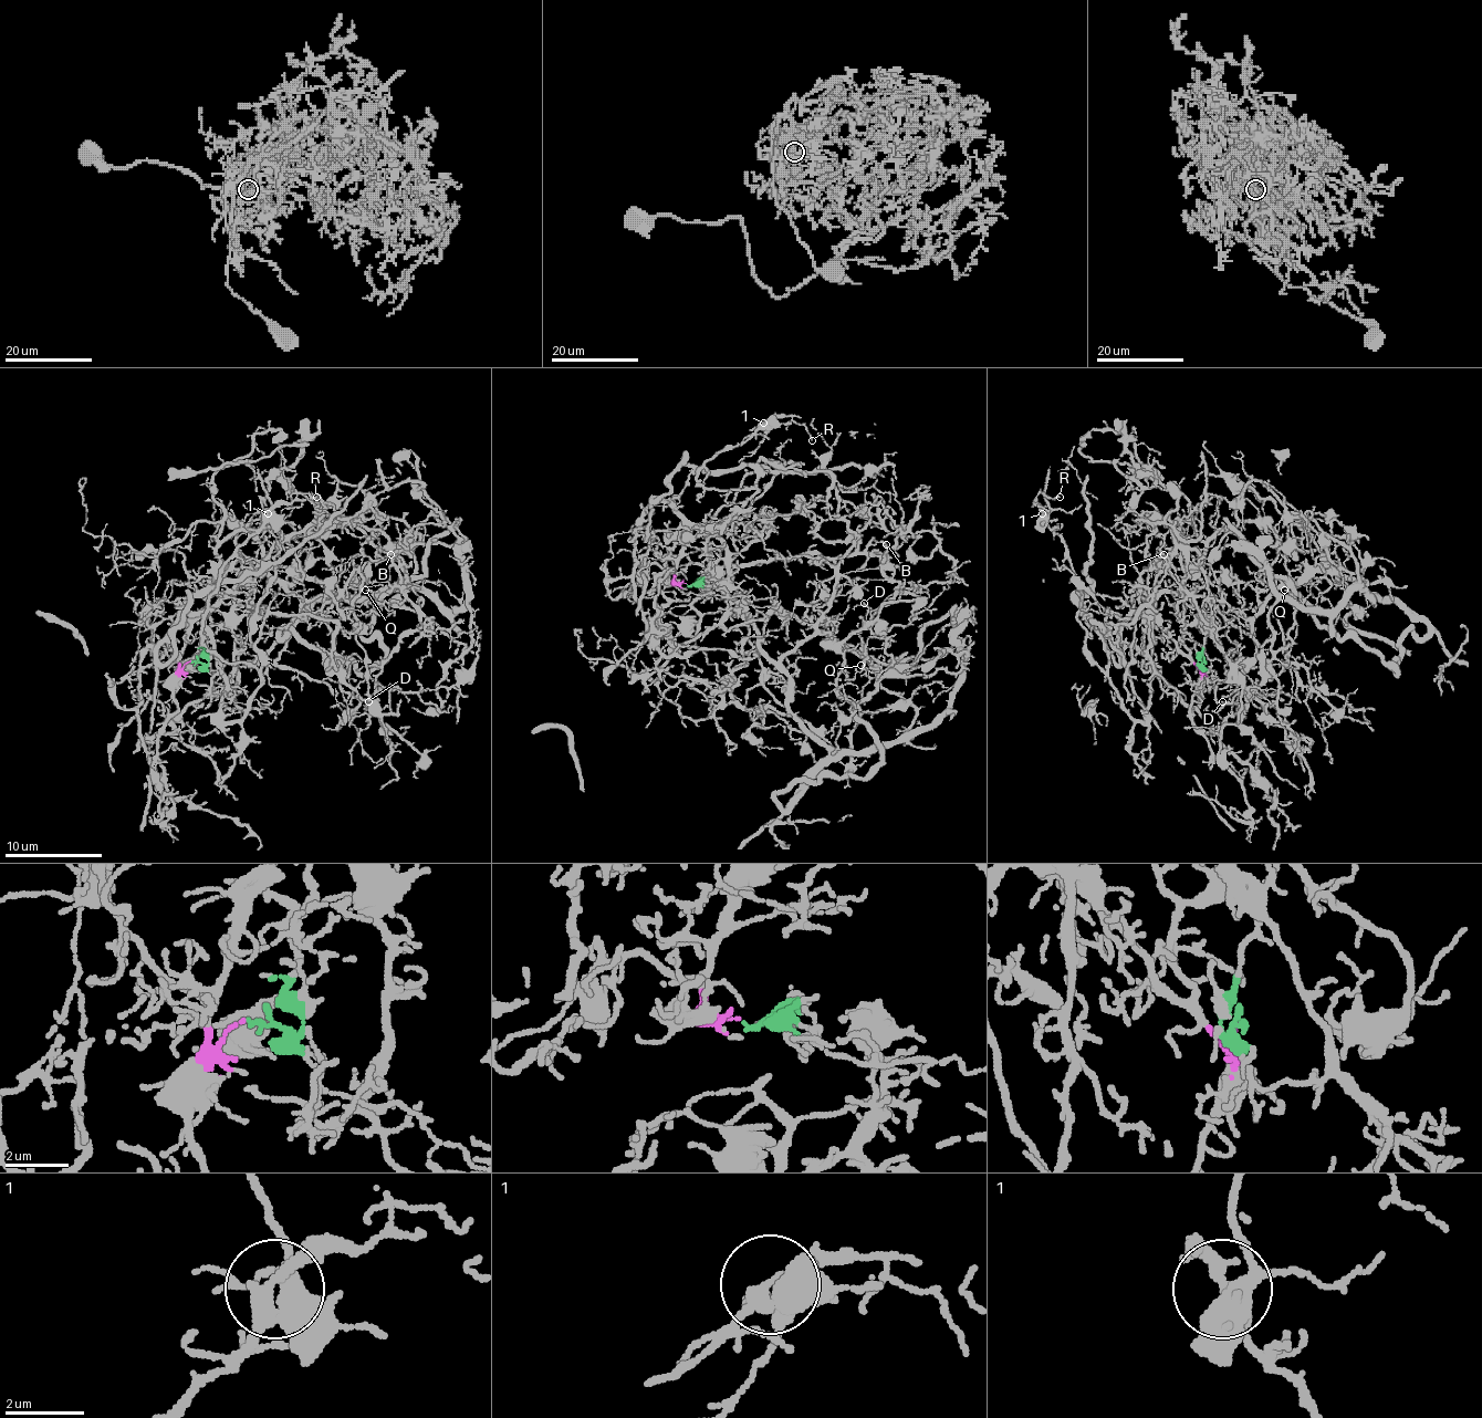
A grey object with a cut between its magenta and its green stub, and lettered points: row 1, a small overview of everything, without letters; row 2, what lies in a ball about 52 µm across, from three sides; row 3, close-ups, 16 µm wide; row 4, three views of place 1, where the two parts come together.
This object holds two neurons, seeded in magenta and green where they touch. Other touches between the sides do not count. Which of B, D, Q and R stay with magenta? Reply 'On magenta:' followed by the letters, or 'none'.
On magenta: B, R

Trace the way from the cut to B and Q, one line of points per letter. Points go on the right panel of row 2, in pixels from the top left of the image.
B: (1201, 660), (1199, 668), (1154, 615), (1154, 603), (1178, 591), (1185, 574), (1178, 520), (1162, 554)
Q: (1204, 660), (1201, 554), (1225, 530), (1284, 581), (1354, 576), (1427, 632), (1400, 642), (1398, 673), (1284, 591)

